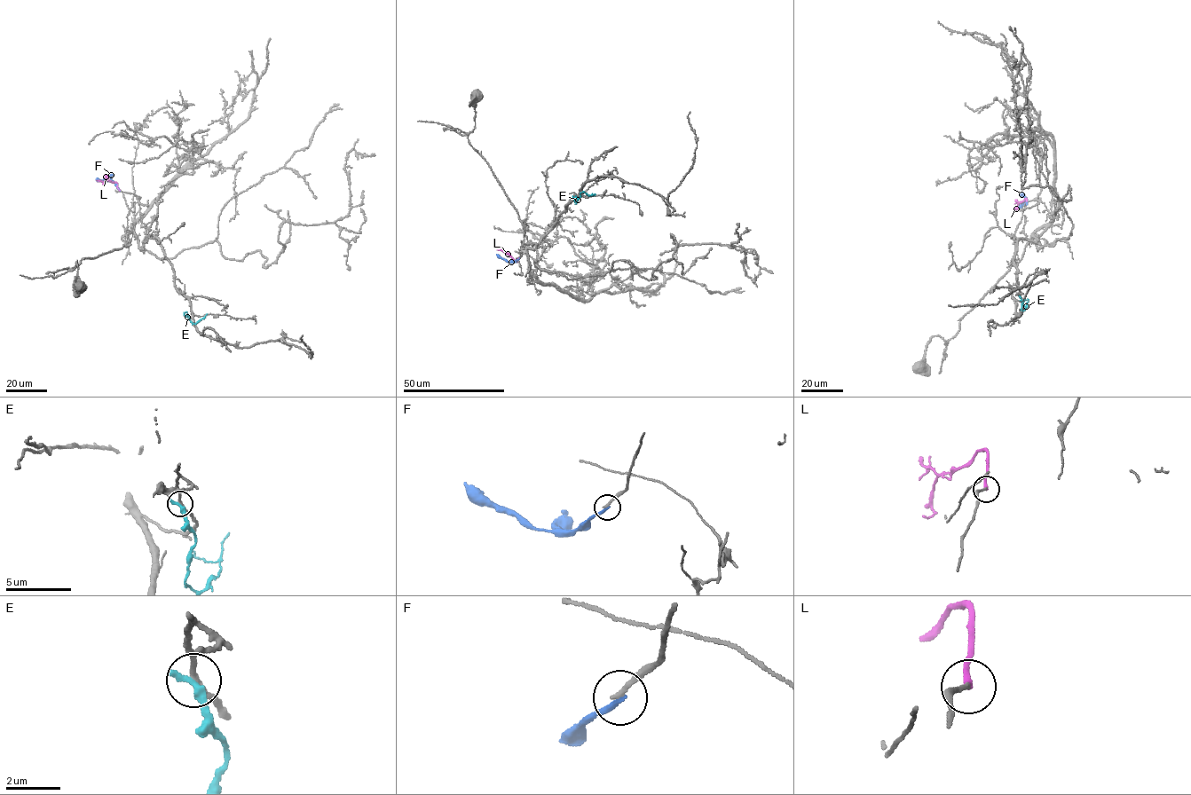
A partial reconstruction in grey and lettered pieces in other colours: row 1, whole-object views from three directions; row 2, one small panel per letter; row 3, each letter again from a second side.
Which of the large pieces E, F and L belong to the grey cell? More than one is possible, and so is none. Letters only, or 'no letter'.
L

